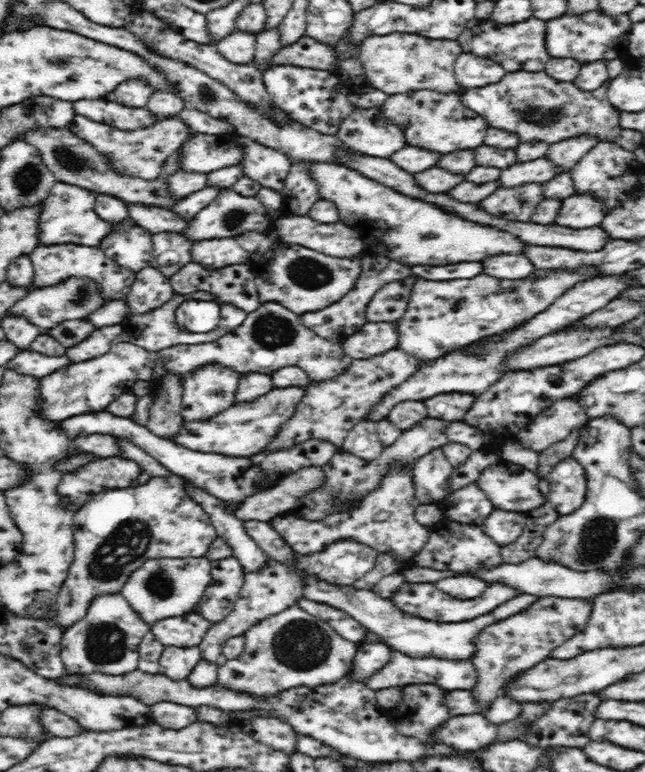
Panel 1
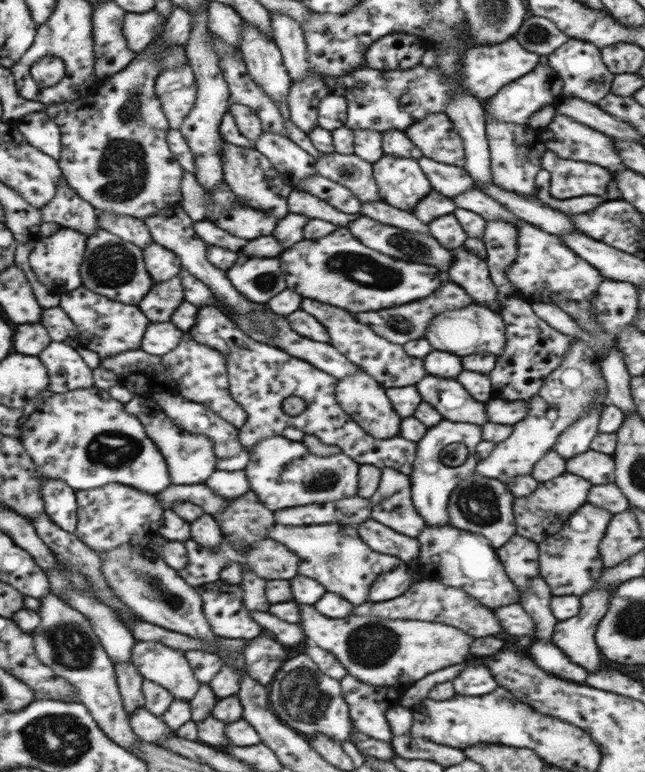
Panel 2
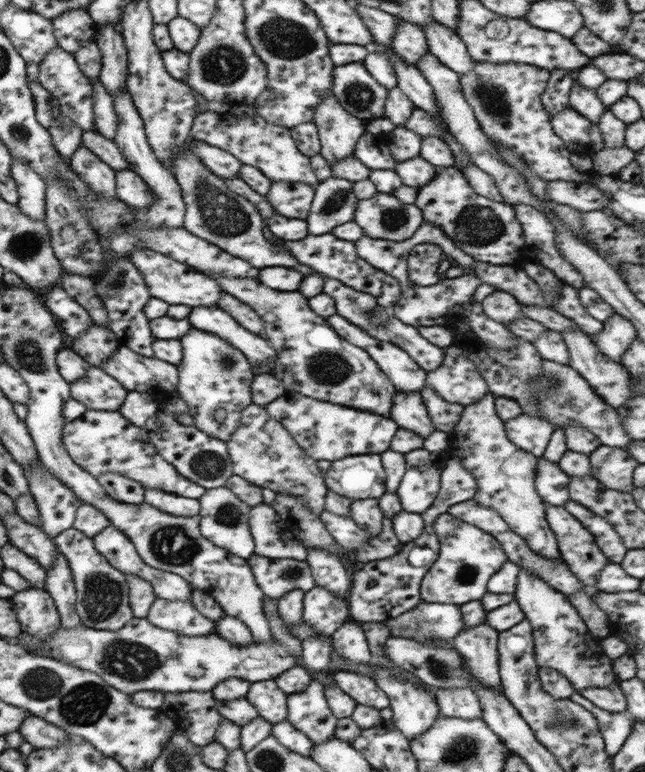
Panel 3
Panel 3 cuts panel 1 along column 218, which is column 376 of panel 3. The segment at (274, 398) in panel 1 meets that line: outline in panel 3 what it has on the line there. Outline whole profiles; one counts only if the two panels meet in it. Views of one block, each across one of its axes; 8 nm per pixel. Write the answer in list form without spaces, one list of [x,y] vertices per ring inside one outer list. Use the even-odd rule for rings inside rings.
[[[291,391],[268,403],[265,409],[293,435],[303,452],[317,461],[330,460],[333,463],[347,456],[382,454],[389,449],[399,429],[391,418],[380,414],[315,400]]]

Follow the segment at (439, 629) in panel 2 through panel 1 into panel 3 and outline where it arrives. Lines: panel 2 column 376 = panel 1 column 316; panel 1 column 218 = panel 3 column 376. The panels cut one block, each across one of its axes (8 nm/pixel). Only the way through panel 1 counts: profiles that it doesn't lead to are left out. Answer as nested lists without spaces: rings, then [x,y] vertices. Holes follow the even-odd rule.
[[[380,667],[374,670],[373,679],[380,690],[386,693],[389,698],[389,707],[393,712],[393,717],[390,719],[393,722],[393,727],[399,732],[402,732],[410,742],[416,740],[418,736],[422,736],[432,728],[435,720],[439,717],[439,706],[435,701],[435,694],[424,683],[415,683],[411,680],[404,680],[398,675],[391,675],[390,670],[384,670]]]

